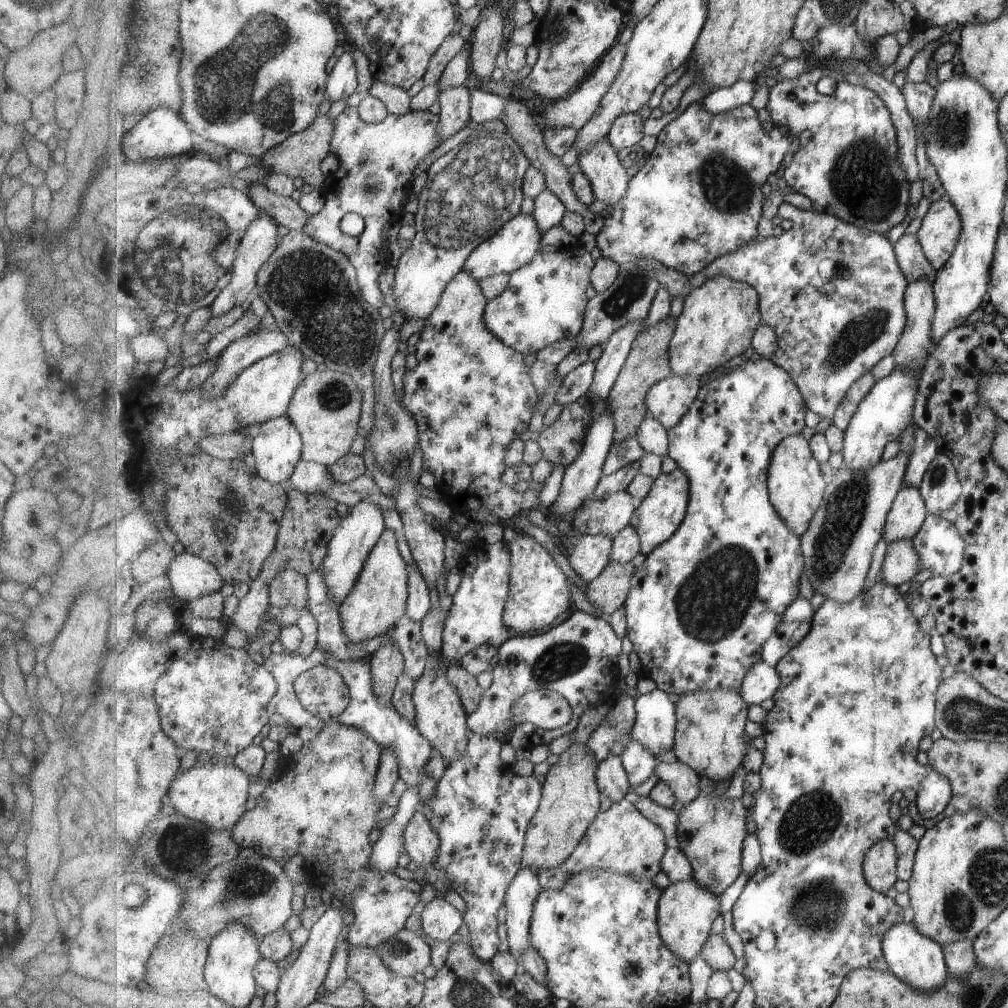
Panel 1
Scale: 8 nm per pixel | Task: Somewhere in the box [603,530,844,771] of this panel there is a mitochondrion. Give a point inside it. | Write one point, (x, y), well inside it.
(711, 603)

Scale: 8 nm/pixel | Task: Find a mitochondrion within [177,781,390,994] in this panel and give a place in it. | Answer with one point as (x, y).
(248, 882)

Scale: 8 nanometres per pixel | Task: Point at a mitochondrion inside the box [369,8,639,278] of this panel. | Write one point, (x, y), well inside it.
(479, 184)

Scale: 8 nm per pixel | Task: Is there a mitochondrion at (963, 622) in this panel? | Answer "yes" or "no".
no

